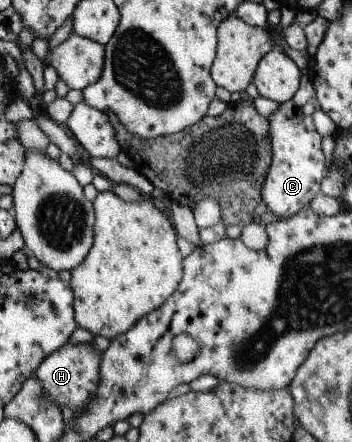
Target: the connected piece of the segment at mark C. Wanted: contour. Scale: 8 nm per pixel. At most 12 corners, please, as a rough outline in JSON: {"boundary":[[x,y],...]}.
{"boundary":[[289,100],[268,115],[260,199],[290,218],[326,173],[312,116]]}

